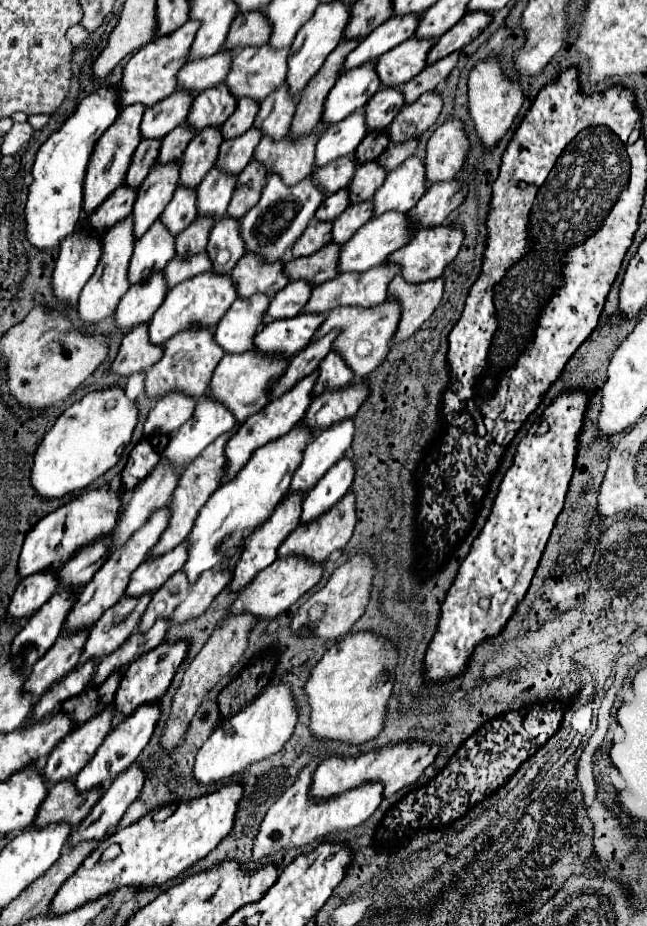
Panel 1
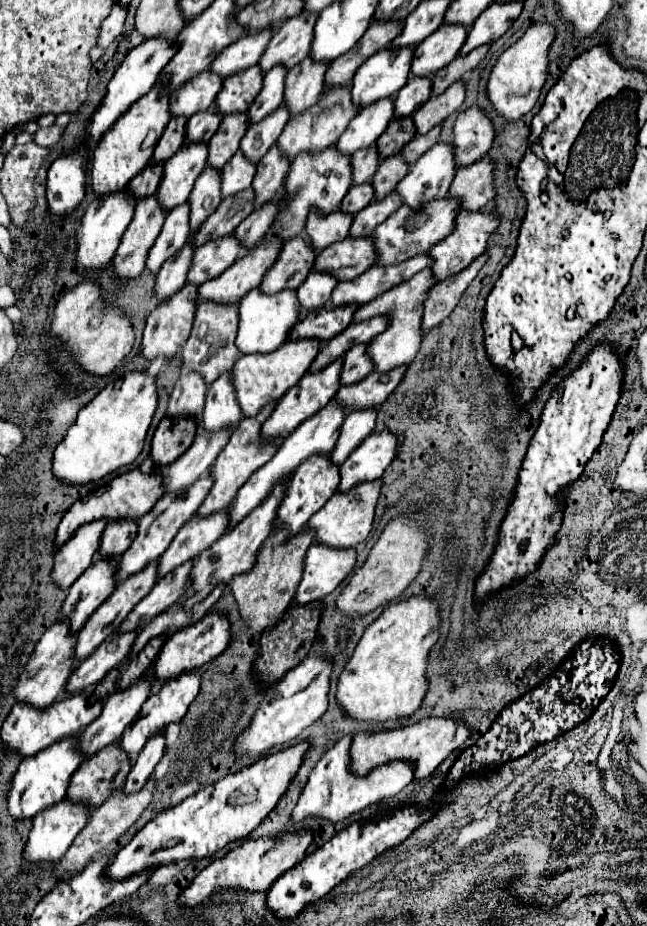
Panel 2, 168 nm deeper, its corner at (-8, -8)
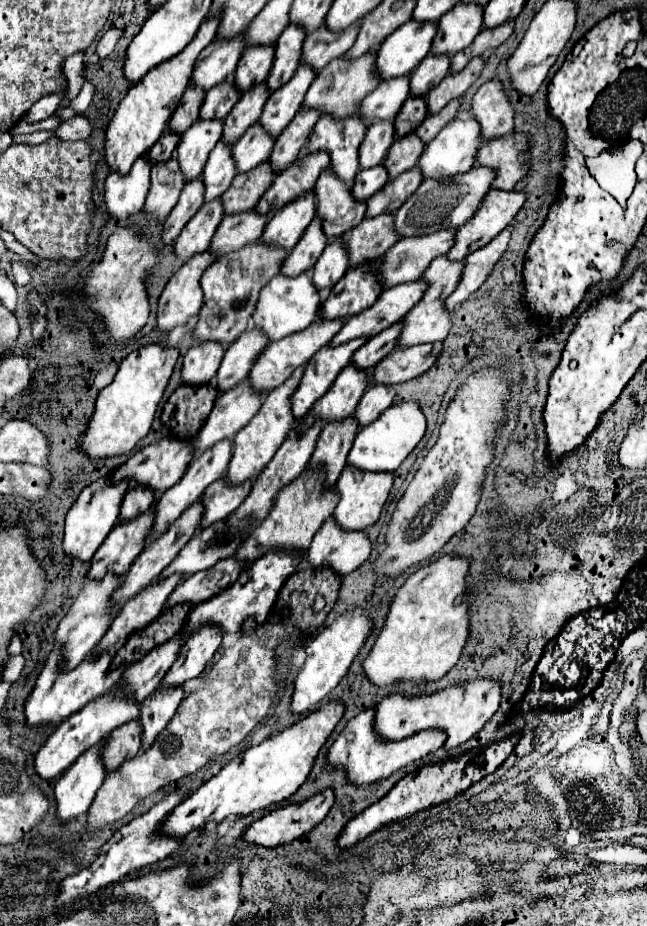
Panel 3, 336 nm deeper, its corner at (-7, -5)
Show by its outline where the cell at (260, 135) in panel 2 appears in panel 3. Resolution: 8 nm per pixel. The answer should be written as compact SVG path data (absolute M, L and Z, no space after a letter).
M300 64L294 76L290 78L290 82L286 82L276 92L272 92L260 118L260 124L272 136L278 136L288 126L288 122L296 116L296 112L302 108L304 96L310 84L314 82L314 78L316 78L314 68L310 68L308 64Z

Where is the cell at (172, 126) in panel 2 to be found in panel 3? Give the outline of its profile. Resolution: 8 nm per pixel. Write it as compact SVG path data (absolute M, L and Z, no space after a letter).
M194 84L188 86L182 100L180 100L180 104L178 104L178 108L172 114L170 130L178 132L178 134L188 130L200 116L200 106L204 102L204 96L206 96L206 92L202 88L194 86Z

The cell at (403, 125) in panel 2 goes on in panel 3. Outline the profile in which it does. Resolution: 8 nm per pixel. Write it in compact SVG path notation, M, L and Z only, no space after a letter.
M410 96L404 102L404 106L400 108L400 112L396 114L396 120L394 120L398 136L406 136L414 128L418 128L418 124L426 116L428 116L428 100L426 100L426 96Z

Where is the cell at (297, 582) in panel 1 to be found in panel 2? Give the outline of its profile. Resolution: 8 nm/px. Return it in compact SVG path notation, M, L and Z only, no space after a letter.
M313 543L307 549L303 577L295 591L295 603L307 605L323 599L351 573L353 565L355 549L329 551L327 547L317 547L317 543Z

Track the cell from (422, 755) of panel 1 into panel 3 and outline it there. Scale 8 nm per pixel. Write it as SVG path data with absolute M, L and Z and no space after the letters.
M476 678L466 680L462 684L452 684L444 690L422 694L422 696L404 696L390 694L382 698L376 706L376 732L386 740L402 740L420 730L440 728L448 734L446 748L456 748L468 738L476 736L482 726L492 718L502 700L502 682L492 678Z

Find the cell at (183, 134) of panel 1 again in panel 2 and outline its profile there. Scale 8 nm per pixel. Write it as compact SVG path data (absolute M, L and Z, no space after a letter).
M203 111L201 115L193 115L187 121L187 143L207 143L211 135L217 131L221 123L221 115L213 115L213 111Z

